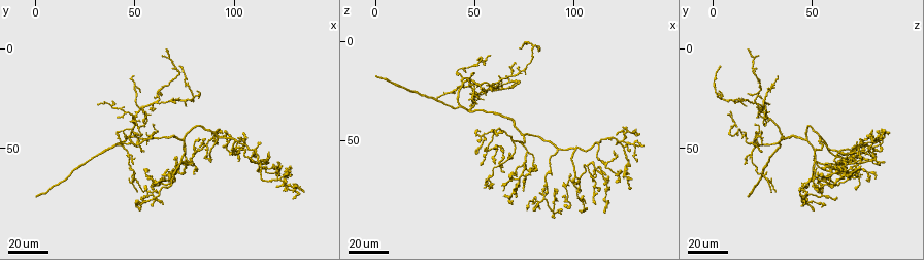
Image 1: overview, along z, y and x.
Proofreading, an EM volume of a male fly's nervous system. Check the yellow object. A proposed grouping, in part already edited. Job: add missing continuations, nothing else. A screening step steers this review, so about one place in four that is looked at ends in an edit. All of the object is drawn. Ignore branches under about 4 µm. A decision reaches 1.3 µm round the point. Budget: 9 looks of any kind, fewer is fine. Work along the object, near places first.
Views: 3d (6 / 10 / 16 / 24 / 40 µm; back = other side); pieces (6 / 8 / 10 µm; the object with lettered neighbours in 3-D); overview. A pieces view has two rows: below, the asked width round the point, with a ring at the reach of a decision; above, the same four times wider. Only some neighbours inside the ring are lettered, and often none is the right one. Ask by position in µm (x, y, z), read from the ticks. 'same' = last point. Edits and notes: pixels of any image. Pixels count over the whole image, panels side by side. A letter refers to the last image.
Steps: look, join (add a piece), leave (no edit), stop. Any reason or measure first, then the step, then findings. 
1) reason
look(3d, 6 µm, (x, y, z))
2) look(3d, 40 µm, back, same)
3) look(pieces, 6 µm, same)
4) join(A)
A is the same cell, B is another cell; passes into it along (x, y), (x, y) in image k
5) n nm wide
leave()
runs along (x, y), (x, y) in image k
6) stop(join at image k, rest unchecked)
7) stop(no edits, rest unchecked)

branch stops here
look(3d, 40 µm, (72, 25, 12))

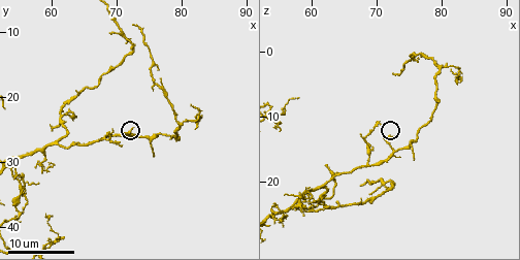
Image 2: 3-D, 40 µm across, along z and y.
look(pieces, 10 µm, (72.0, 25.0, 13.5))

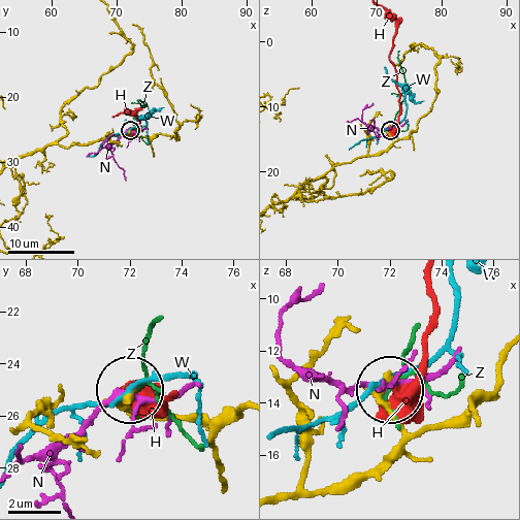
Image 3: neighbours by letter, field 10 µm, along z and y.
leave()
H, N, W and Z are other cells; none of them fits

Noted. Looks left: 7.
look(3d, 24 µm, (81.5, 21.5, 3.0))

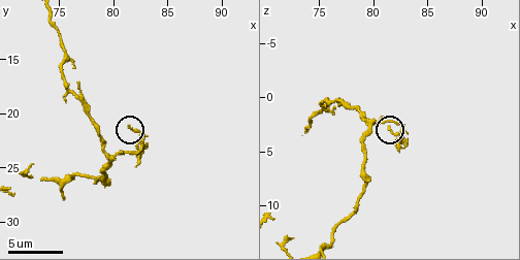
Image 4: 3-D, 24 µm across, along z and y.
look(pieces, 10 µm, (81.4, 21.2, 3.0))

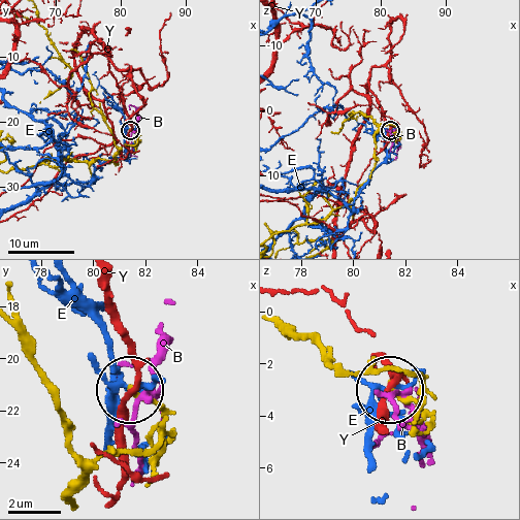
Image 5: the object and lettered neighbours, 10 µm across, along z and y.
140 nm wide
leave()
B, E and Y are other cells; no lettered piece goes on from it

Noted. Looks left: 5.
branch stops here
look(3d, 40 µm, (46, 44, 14))

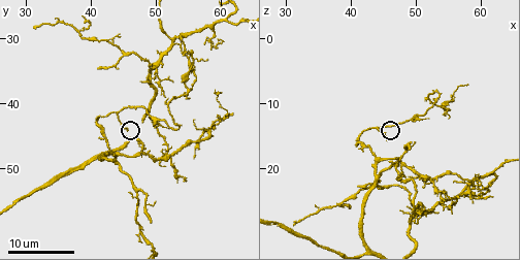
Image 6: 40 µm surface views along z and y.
look(pieces, 6 µm, (45.5, 45.5, 14.5))

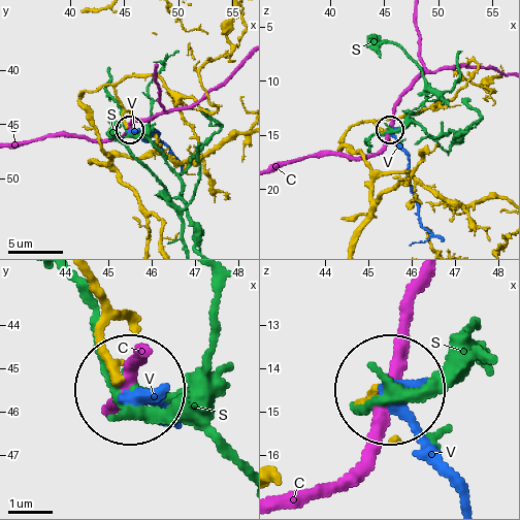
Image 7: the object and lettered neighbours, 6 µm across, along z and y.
leave()
C, S and V are other cells; runs along (369, 187), (368, 162), (342, 140), (366, 121), (388, 130) in image 7; no lettered piece goes on from it

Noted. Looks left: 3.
free end
look(3d, 16 µm, (62.0, 42.0, 24.0))

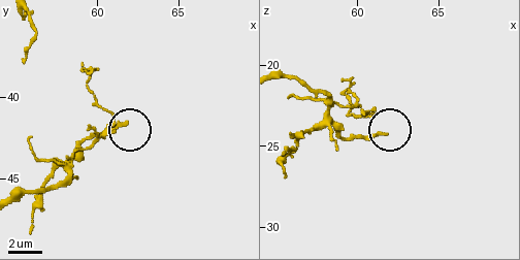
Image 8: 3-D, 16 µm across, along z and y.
look(pieces, 6 µm, (61.7, 41.6, 24.1))

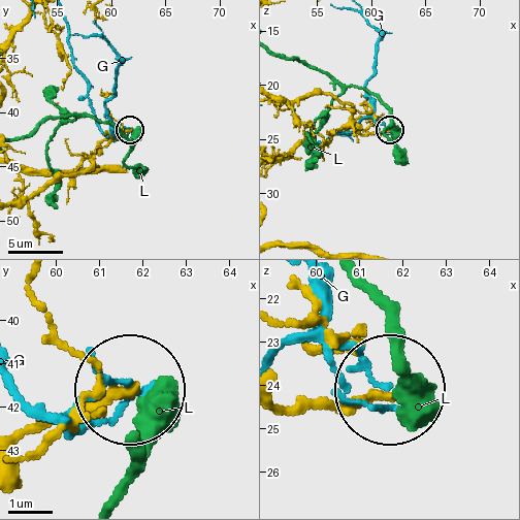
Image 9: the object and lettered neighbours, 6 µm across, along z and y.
leave()
G and L are other cells; runs along (24, 437), (131, 393) in image 9; none of them fits

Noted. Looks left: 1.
stop(no edits, rest unchecked)

